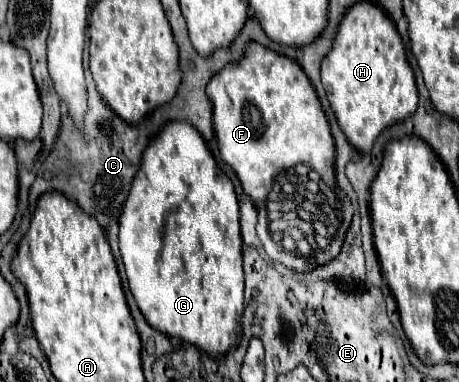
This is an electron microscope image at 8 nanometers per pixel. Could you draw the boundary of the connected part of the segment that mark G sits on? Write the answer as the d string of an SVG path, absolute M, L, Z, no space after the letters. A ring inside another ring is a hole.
M167 123L145 149L141 169L119 217L119 249L129 289L149 325L195 345L211 357L227 355L239 345L243 313L243 241L237 195L231 179L221 175L203 137L191 123Z

